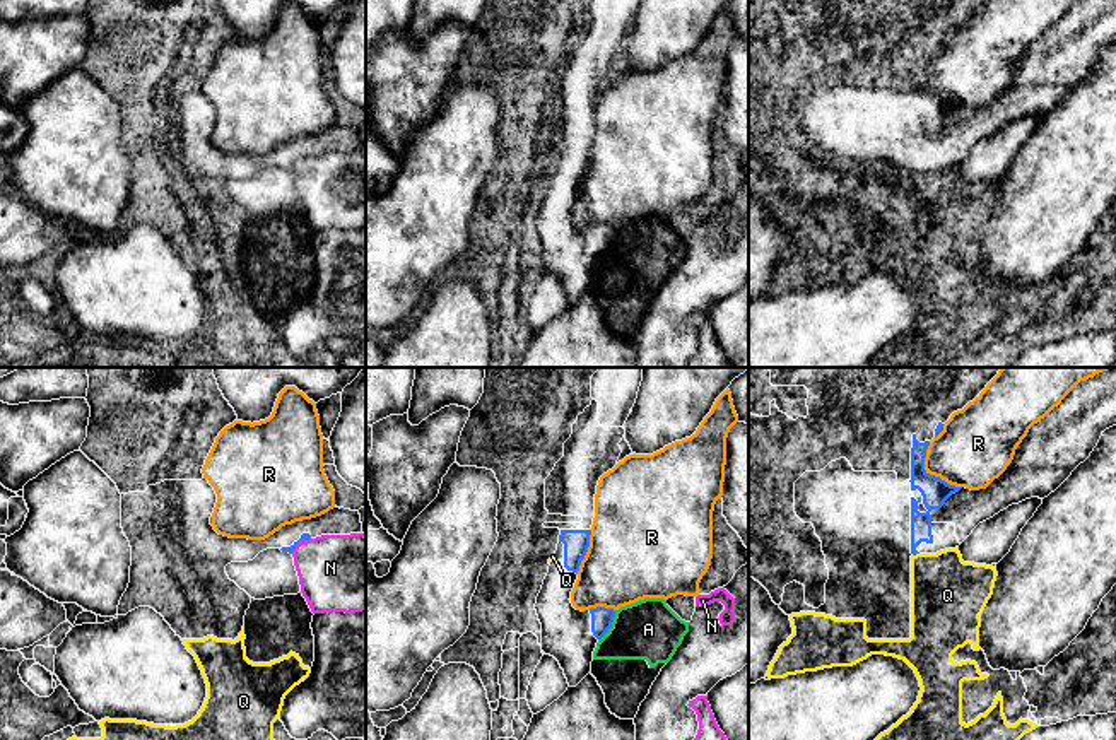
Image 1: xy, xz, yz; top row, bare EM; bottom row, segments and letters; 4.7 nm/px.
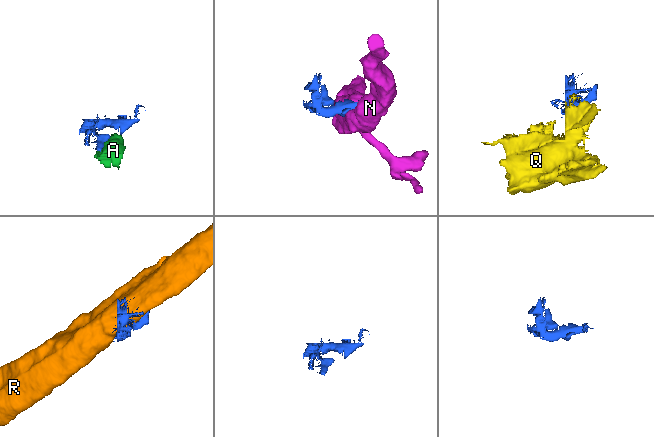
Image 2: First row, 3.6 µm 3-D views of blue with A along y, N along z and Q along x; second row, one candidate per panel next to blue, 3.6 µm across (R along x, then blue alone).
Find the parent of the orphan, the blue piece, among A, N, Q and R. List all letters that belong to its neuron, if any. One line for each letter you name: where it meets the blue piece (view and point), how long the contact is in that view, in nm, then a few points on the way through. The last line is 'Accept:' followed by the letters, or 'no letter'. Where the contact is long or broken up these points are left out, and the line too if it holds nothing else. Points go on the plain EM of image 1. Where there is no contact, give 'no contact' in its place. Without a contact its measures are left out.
Accept: no letter

